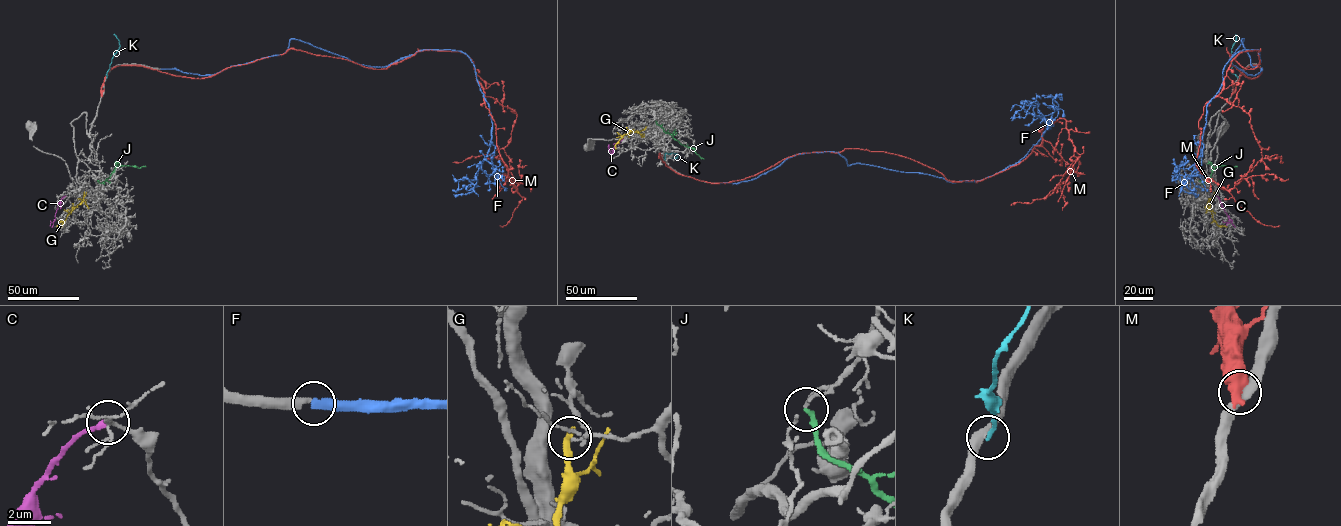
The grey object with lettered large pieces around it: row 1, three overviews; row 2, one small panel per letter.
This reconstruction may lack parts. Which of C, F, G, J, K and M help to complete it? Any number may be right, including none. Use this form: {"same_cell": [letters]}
{"same_cell": ["F", "J"]}

